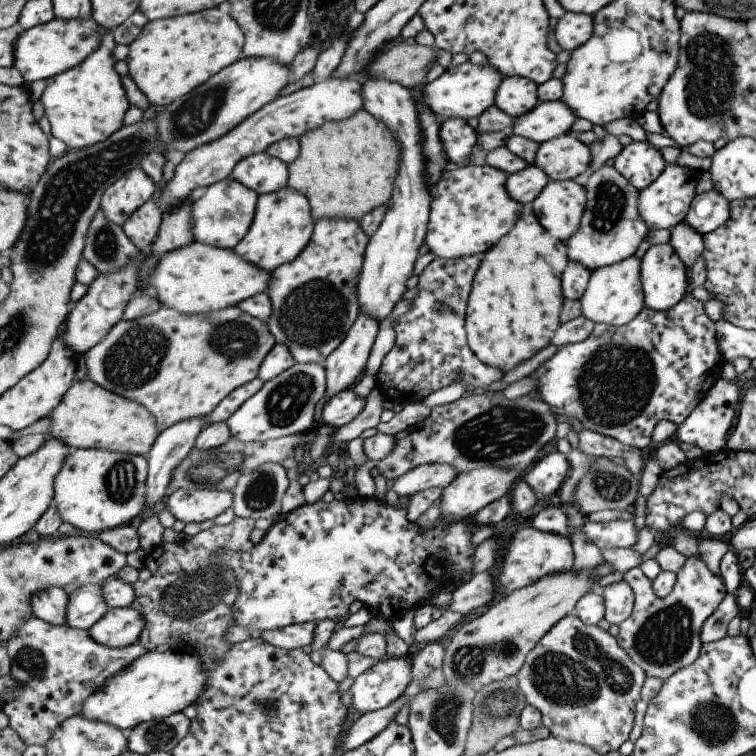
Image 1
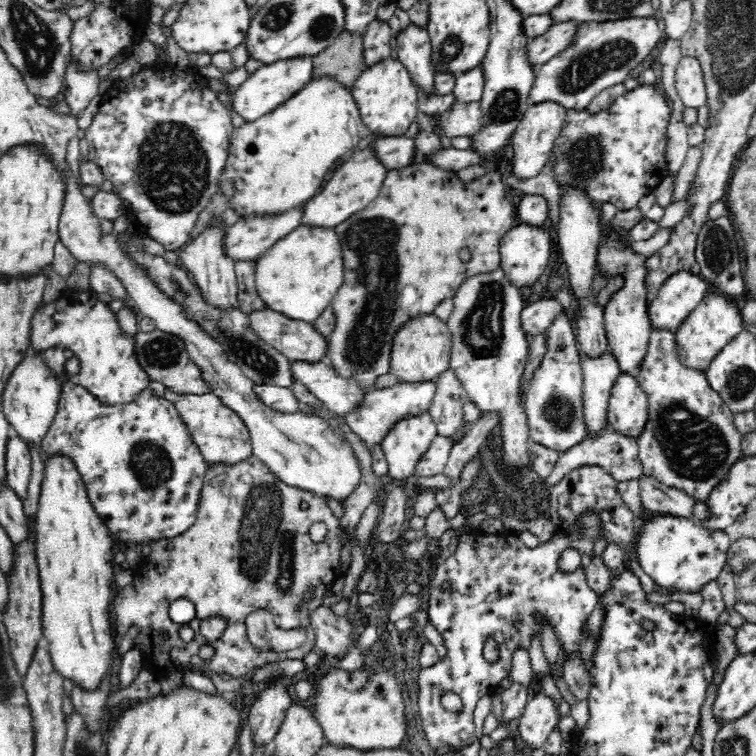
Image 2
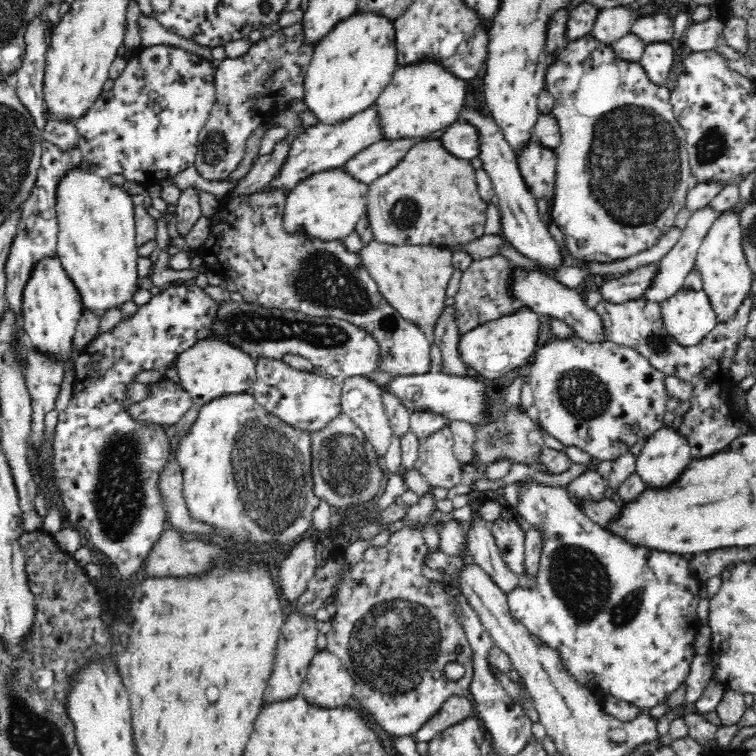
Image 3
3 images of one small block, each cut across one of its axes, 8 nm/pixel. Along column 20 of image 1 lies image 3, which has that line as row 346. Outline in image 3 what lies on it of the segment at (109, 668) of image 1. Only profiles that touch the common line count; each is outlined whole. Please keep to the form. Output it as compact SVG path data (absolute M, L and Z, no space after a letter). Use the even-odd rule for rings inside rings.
M746 297L740 303L737 311L732 315L732 318L730 318L728 322L722 324L718 323L716 328L711 330L700 344L687 348L680 346L680 344L674 340L674 337L667 333L662 320L663 316L659 302L642 298L621 303L612 303L603 298L594 308L601 318L604 338L606 340L628 347L634 347L634 349L640 351L642 355L646 355L646 358L650 359L650 363L652 363L654 367L658 367L658 369L664 371L666 376L678 376L679 379L684 379L694 385L692 396L689 399L690 410L683 415L680 428L678 429L680 433L684 433L684 435L688 437L692 458L694 459L713 455L718 451L724 450L724 448L726 448L726 446L728 446L735 438L748 434L748 423L746 423L746 420L738 414L736 408L731 405L729 399L722 395L722 388L724 388L724 386L721 386L720 384L721 382L724 382L726 378L729 378L728 373L733 359L735 344L738 342L739 338L744 336L752 303L752 299Z

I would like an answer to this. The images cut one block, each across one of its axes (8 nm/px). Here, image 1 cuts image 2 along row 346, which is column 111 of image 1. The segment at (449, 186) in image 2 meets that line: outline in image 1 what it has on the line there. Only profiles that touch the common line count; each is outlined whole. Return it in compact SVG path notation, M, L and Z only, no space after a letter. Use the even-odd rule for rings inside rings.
M165 305L157 312L149 316L138 318L137 320L121 319L97 346L94 346L89 352L86 352L85 362L88 370L87 377L91 378L93 382L100 384L102 387L105 387L107 390L144 404L157 417L158 429L162 433L170 426L176 425L184 420L197 418L203 415L211 415L215 408L217 408L229 394L258 377L261 365L264 364L265 358L272 352L276 344L276 338L268 325L268 321L255 318L252 314L244 311L239 305L236 307L227 307L220 311L213 311L212 313L201 314L181 313Z

